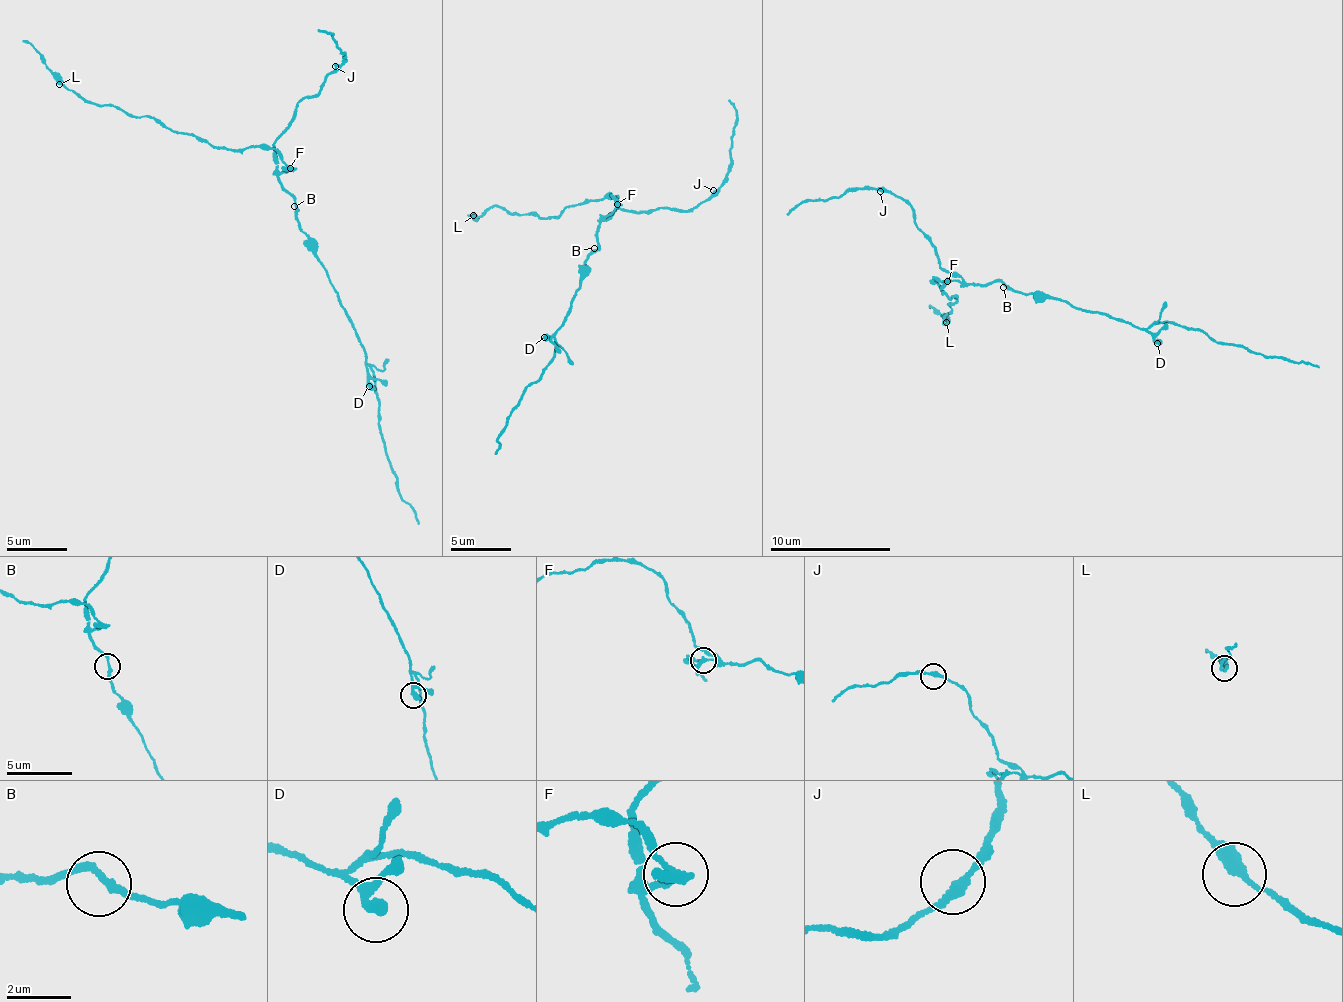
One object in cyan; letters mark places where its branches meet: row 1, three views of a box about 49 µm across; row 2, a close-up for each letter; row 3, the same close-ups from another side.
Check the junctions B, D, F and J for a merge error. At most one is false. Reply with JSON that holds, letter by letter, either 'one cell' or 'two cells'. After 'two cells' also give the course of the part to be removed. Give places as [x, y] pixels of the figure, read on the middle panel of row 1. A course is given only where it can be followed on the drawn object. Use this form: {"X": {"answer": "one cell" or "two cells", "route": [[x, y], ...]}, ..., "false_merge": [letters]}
{"B": {"answer": "one cell"}, "D": {"answer": "one cell"}, "F": {"answer": "two cells", "route": [[617, 204], [615, 196], [568, 206], [554, 218], [486, 209], [482, 216], [473, 216], [477, 218], [467, 216]]}, "J": {"answer": "one cell"}, "false_merge": ["F"]}

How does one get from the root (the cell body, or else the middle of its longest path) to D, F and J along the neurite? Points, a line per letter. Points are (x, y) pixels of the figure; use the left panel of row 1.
D: (295, 208), (307, 242), (322, 262), (358, 336), (368, 362), (369, 386)
F: (295, 208), (278, 178), (291, 169)
J: (295, 208), (278, 178), (272, 152), (275, 143), (295, 116), (299, 101), (317, 96), (335, 66)

